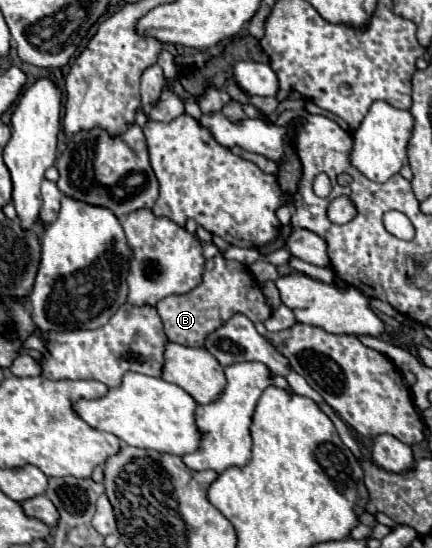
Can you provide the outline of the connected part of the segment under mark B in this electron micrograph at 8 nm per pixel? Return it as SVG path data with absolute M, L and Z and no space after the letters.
M222 254L206 262L204 280L200 286L196 286L196 290L190 290L188 294L182 294L182 296L164 298L158 302L156 310L164 322L166 336L176 344L192 346L192 348L204 346L208 334L220 328L234 314L244 314L252 322L264 322L272 314L258 282L252 280L250 270L240 262L226 260Z

